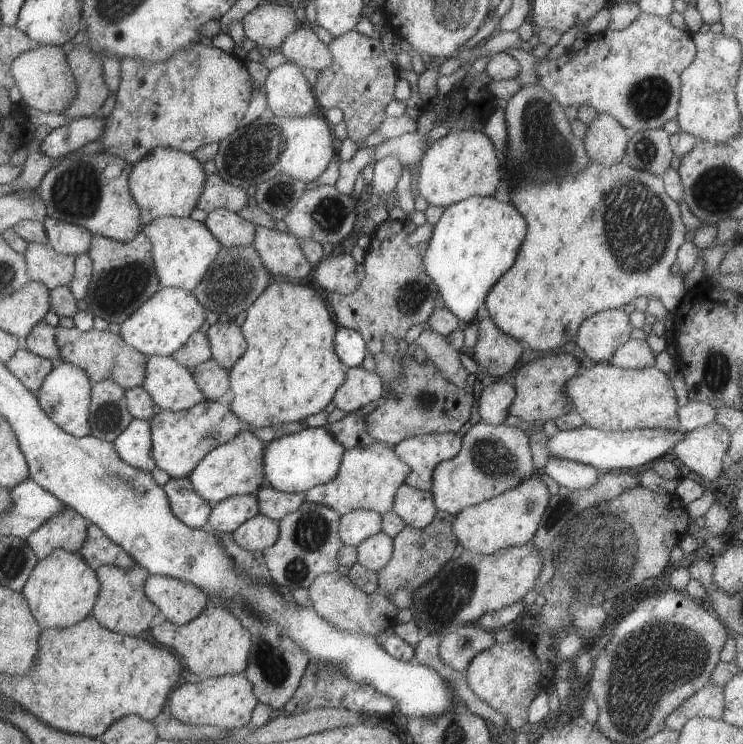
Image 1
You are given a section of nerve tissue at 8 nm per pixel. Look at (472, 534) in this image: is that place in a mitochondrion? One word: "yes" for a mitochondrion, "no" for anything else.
no

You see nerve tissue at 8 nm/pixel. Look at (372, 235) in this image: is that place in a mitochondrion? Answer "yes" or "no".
no

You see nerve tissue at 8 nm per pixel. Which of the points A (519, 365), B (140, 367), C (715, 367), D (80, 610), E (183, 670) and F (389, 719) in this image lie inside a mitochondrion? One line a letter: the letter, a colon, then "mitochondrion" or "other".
A: other
B: other
C: mitochondrion
D: other
E: other
F: other

